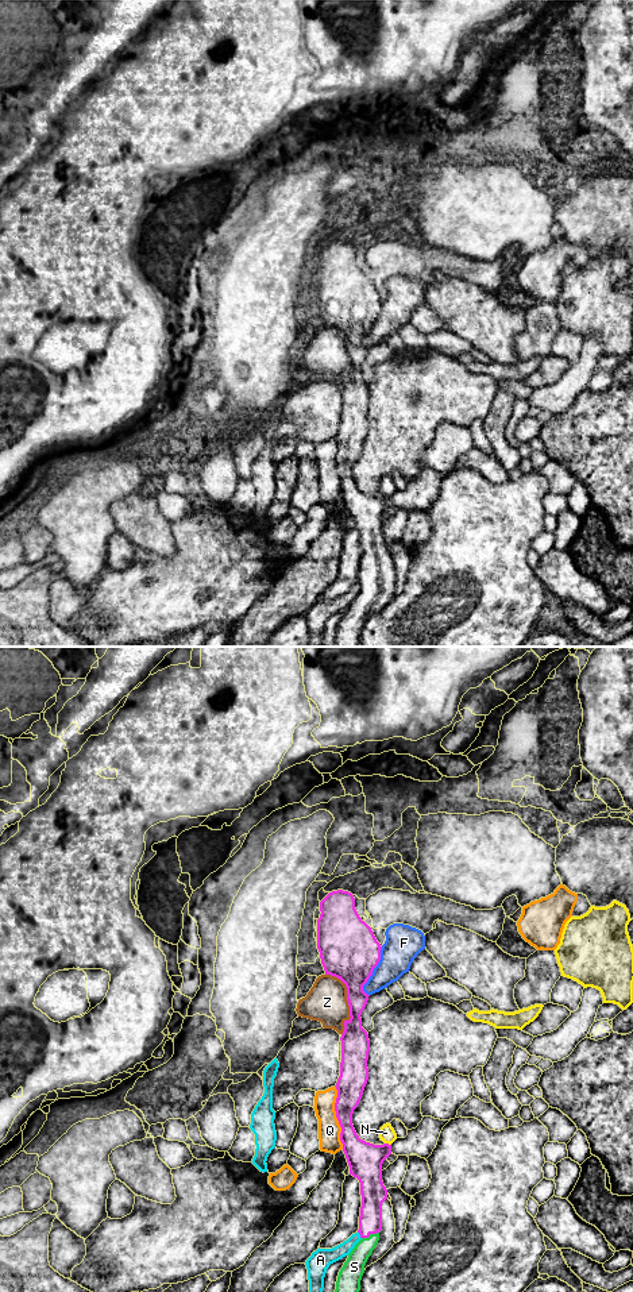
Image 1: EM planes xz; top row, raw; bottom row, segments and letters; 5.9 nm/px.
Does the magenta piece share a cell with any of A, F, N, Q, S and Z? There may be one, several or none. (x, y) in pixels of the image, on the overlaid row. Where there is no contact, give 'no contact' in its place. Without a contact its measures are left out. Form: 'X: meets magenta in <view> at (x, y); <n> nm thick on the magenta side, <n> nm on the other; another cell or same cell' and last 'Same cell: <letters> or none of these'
A: meets magenta in xz at (361, 1235); 140 nm thick on the magenta side, 100 nm on the other; another cell
F: meets magenta in xz at (373, 970); 360 nm thick on the magenta side, 220 nm on the other; another cell
N: meets magenta in xz at (388, 1144); 200 nm thick on the magenta side, 90 nm on the other; another cell
Q: meets magenta in xz at (336, 1117); 170 nm thick on the magenta side, 130 nm on the other; another cell
S: meets magenta in xz at (370, 1233); 150 nm thick on the magenta side, 130 nm on the other; same cell
Z: meets magenta in xz at (347, 999); 300 nm thick on the magenta side, 240 nm on the other; another cell
Same cell: S

